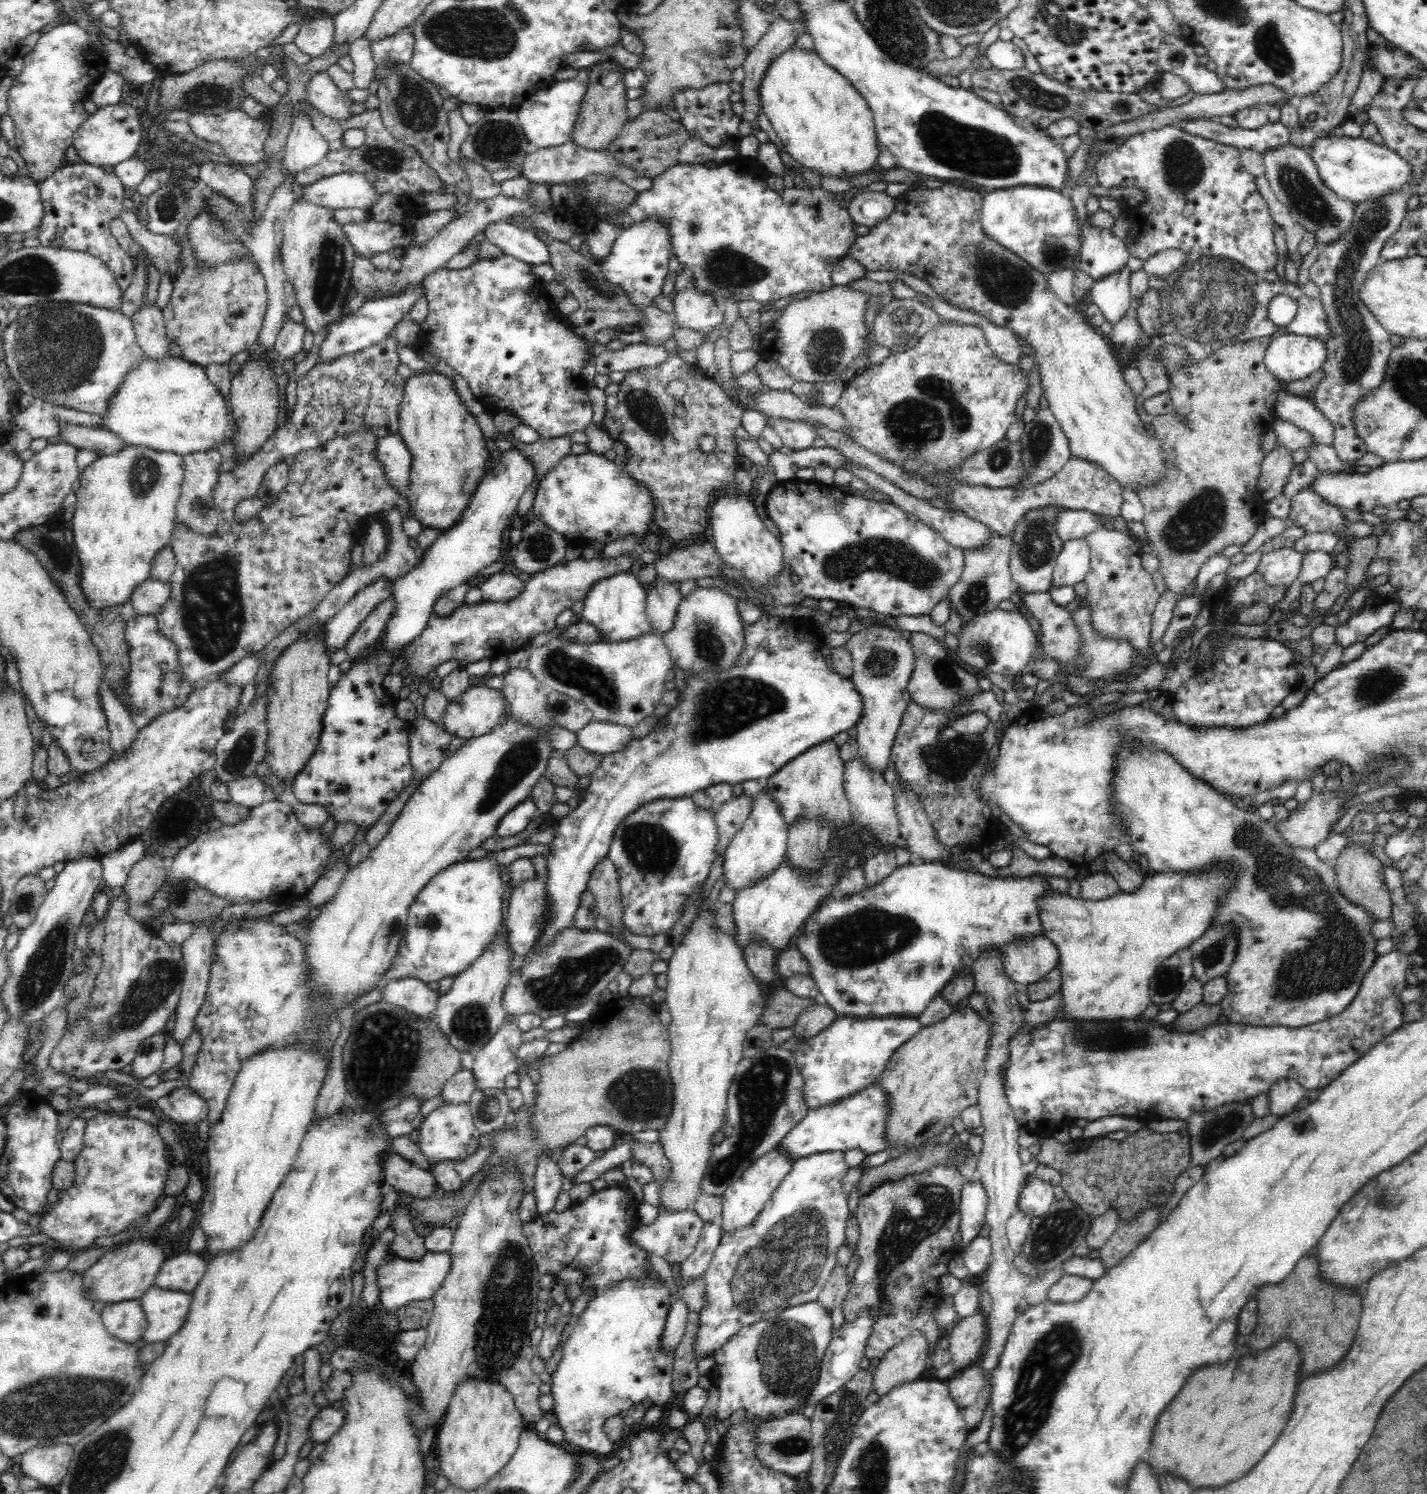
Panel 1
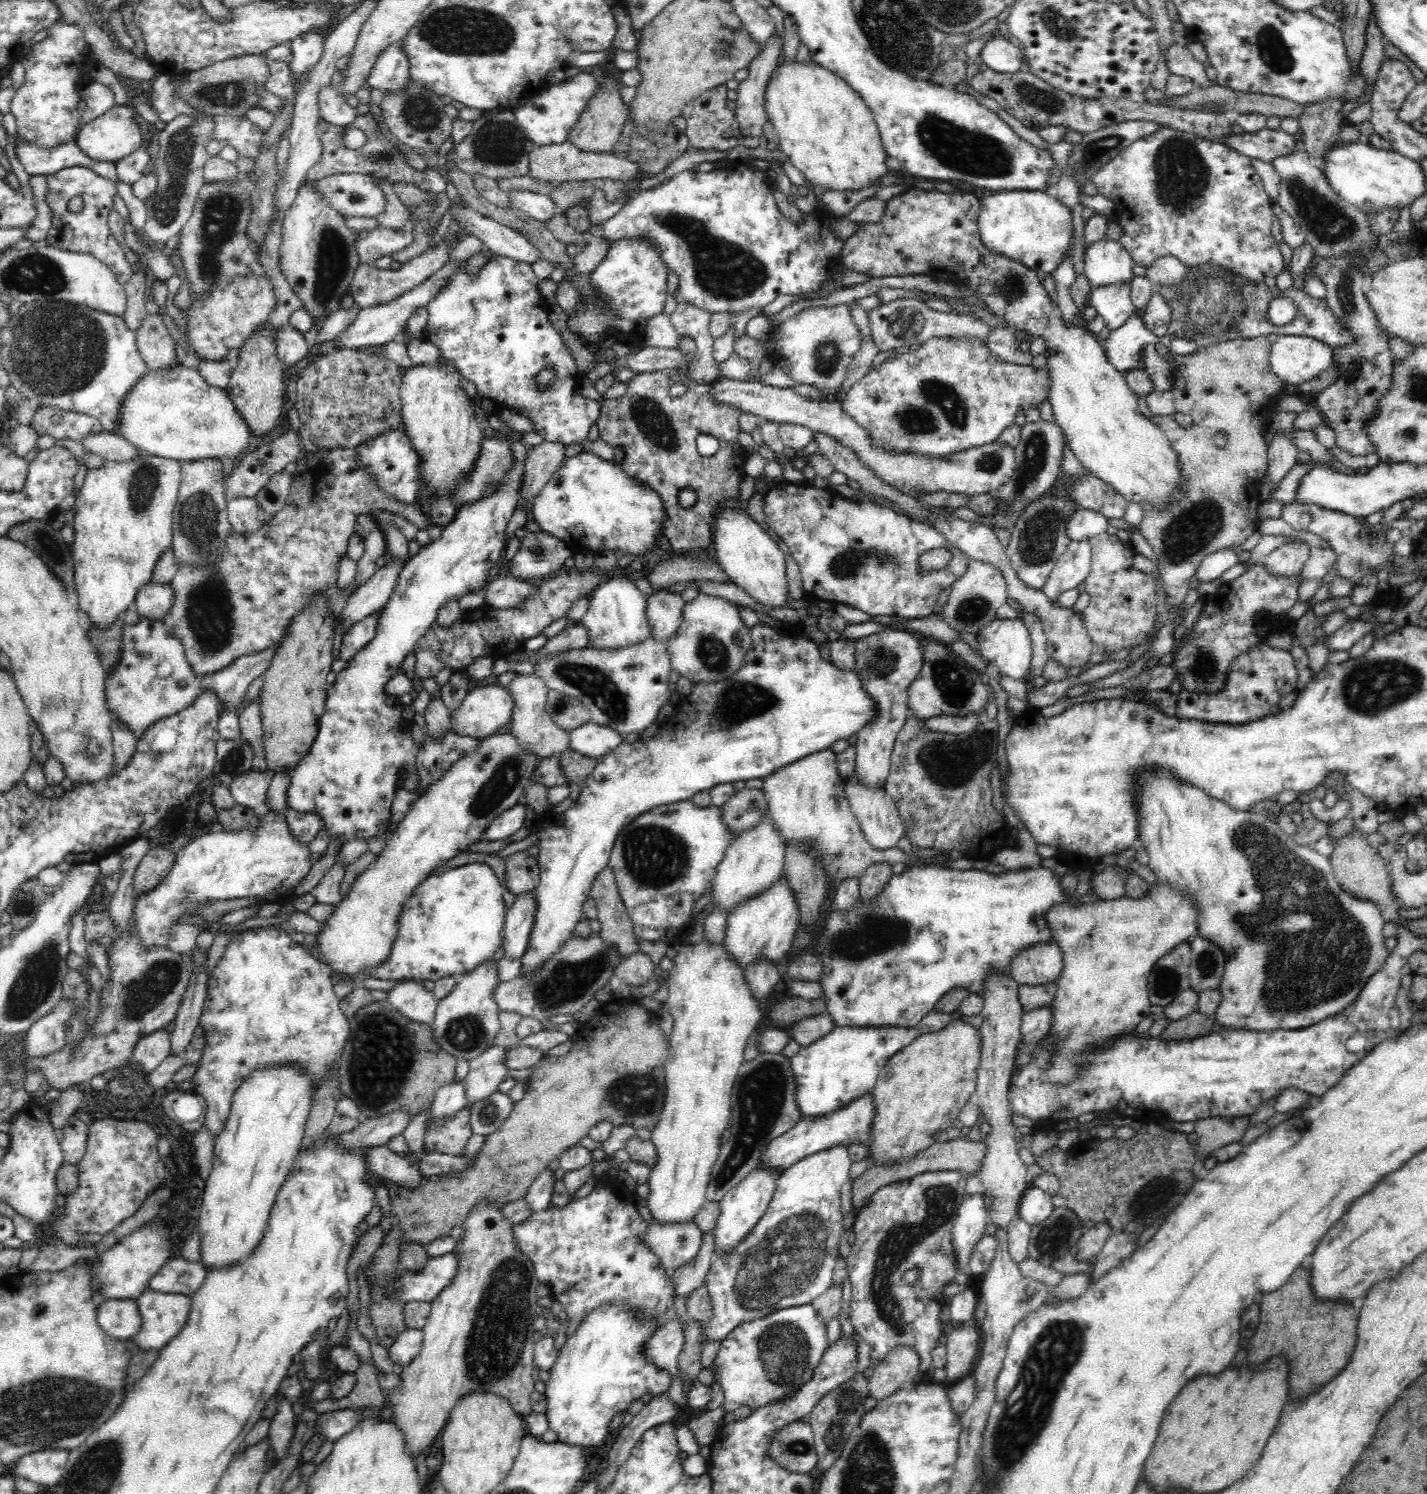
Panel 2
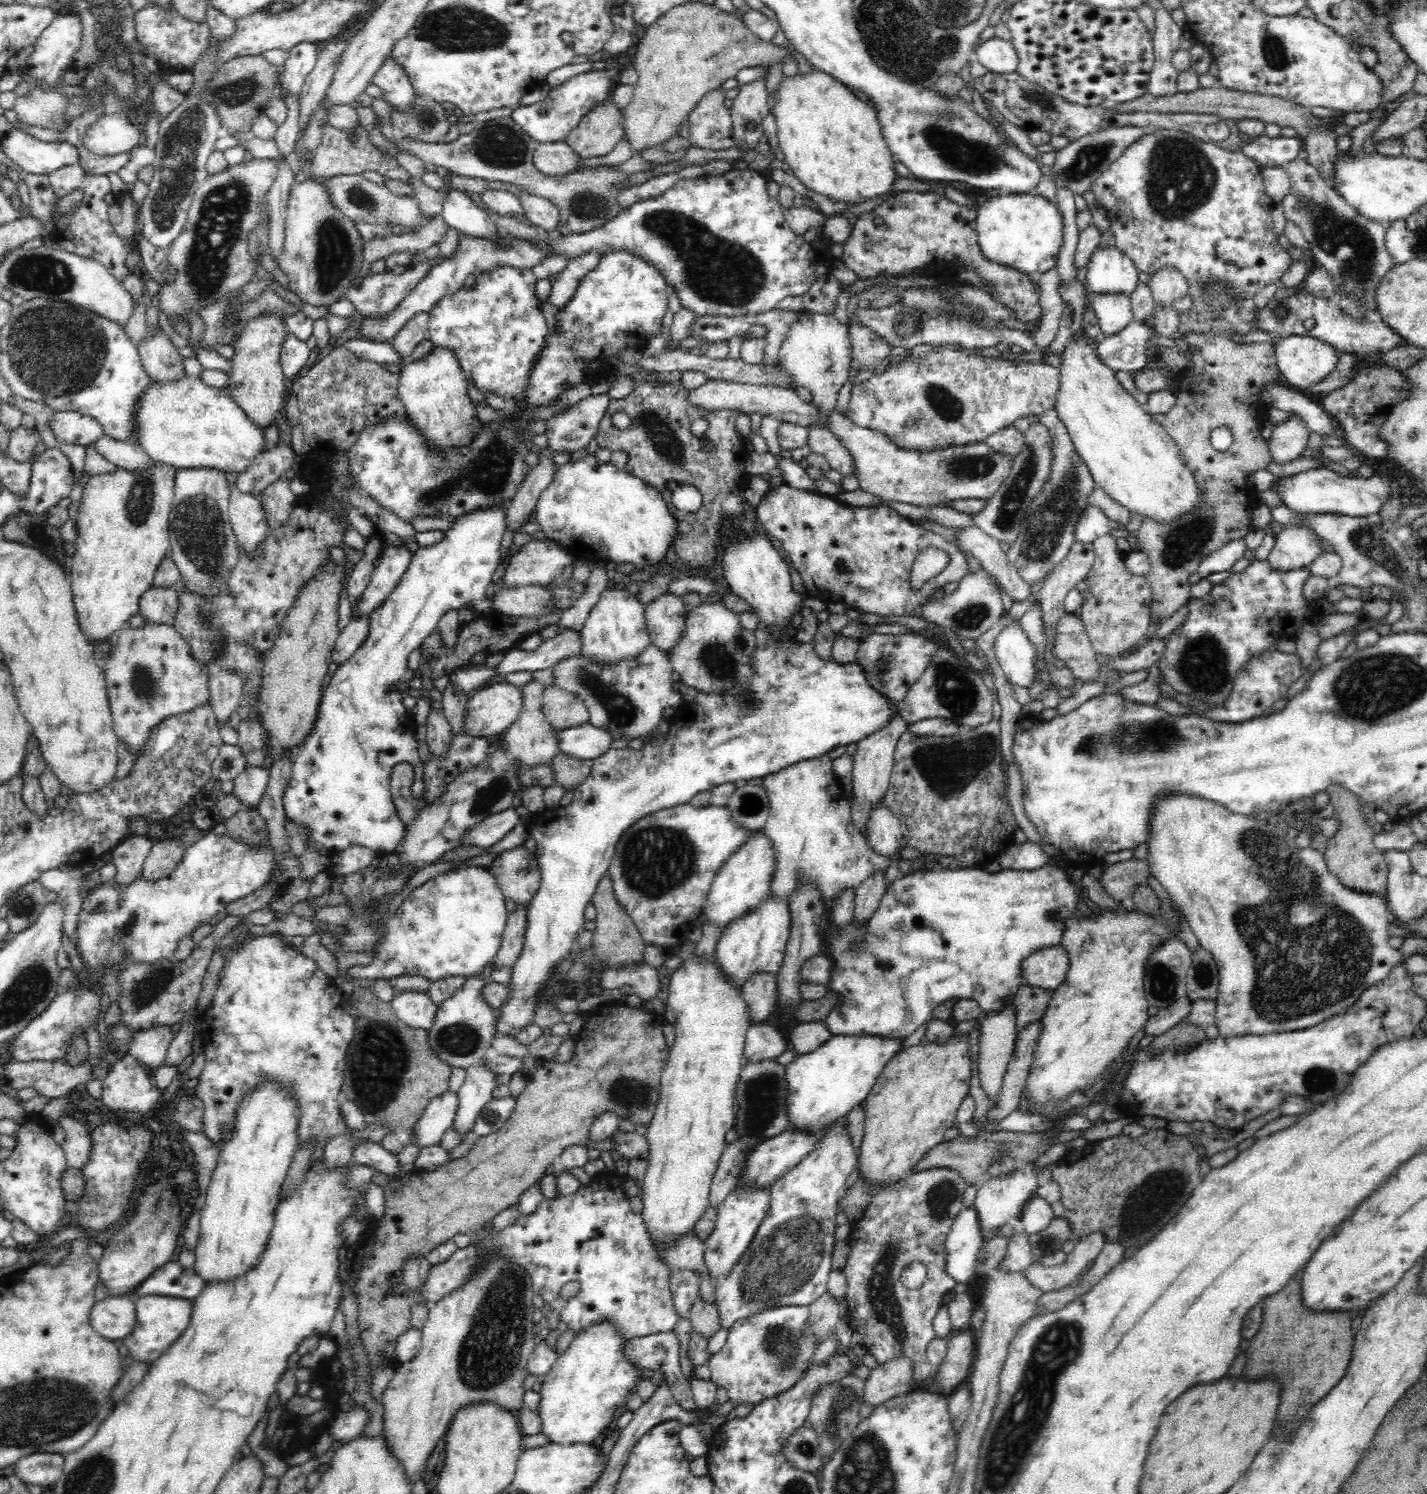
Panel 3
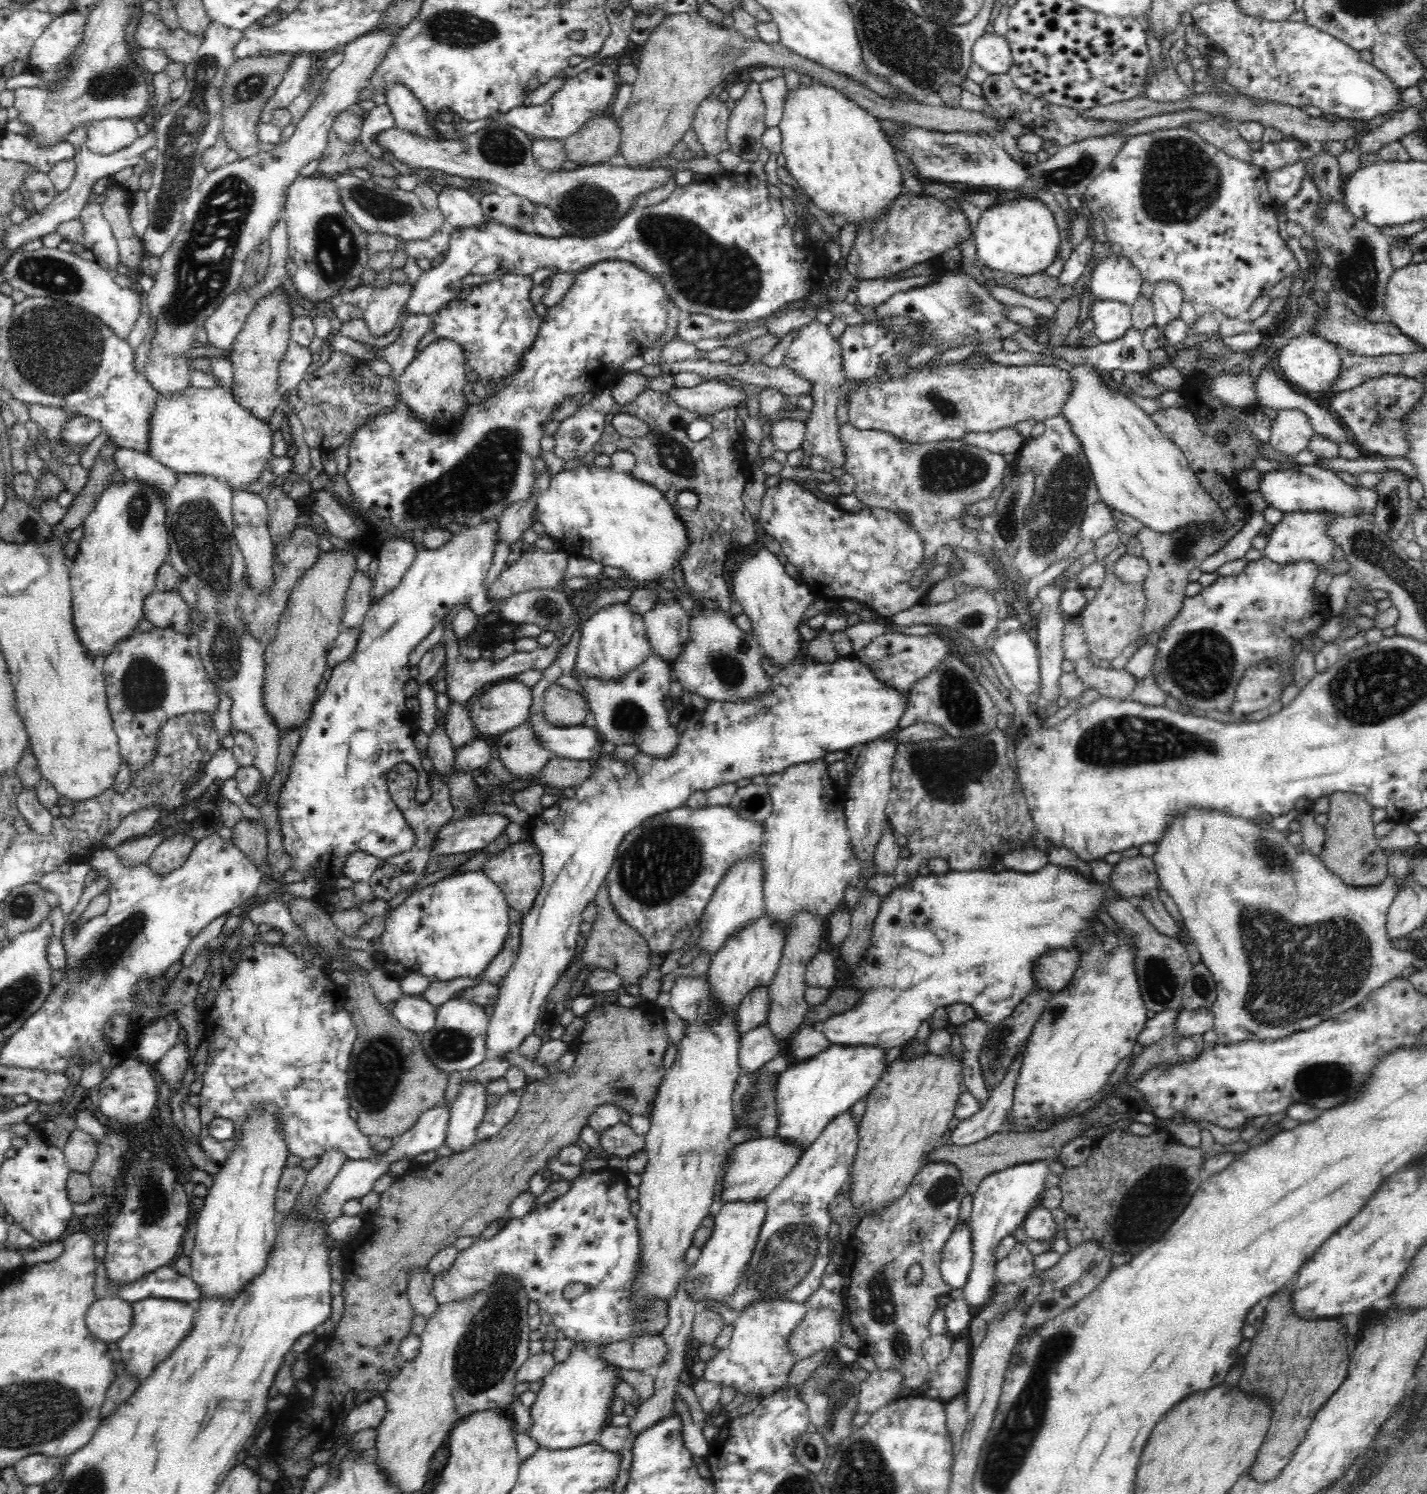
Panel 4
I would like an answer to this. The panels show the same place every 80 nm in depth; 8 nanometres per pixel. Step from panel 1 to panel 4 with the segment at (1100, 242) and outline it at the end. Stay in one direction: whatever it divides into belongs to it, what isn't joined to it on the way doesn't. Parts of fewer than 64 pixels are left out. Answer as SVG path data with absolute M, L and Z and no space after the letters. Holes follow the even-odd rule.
M1111 252L1096 265L1089 284L1094 300L1126 303L1128 307L1141 295L1143 278L1126 257Z

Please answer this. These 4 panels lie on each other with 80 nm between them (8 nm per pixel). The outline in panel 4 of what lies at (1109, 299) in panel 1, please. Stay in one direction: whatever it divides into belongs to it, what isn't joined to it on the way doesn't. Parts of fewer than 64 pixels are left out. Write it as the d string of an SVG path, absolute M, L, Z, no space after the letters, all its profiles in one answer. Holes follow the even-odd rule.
M1093 299L1089 316L1094 322L1093 333L1100 343L1122 338L1131 327L1131 308L1126 303Z

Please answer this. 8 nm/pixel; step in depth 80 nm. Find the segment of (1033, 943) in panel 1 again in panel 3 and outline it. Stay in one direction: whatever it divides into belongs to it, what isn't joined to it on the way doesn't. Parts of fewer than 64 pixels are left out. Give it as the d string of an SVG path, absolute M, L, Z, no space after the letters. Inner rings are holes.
M1055 946L1032 953L1022 962L1022 977L1030 988L1040 987L1055 991L1070 972L1070 957L1062 946Z

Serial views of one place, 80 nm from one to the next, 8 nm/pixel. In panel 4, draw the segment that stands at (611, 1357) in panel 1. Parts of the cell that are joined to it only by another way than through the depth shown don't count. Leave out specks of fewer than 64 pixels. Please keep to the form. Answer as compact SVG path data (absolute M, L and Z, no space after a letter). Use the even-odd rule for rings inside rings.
M576 1343L568 1360L555 1364L554 1370L544 1376L544 1384L528 1408L530 1428L526 1430L540 1450L572 1450L595 1443L602 1426L608 1423L610 1400L616 1396L614 1384L621 1379L613 1372L615 1366L601 1360L599 1348Z

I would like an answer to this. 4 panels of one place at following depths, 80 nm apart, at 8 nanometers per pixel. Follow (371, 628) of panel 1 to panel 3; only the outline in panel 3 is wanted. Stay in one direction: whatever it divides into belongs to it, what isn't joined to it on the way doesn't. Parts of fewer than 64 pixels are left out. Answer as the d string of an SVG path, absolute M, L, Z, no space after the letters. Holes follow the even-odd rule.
M362 615L356 620L350 620L337 637L330 654L330 662L334 662L336 665L346 662L358 650L368 634L368 615Z

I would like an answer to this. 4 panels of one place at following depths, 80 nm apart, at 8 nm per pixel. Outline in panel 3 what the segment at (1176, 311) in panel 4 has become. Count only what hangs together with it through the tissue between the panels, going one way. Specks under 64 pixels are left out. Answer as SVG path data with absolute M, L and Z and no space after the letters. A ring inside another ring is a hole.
M1170 267L1154 273L1148 285L1152 291L1154 302L1162 309L1174 308L1174 302L1186 296L1188 290L1186 279L1176 269Z

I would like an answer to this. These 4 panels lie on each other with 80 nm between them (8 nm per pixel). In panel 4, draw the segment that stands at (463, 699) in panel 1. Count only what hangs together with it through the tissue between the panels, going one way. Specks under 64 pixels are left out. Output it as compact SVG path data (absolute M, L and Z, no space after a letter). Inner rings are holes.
M515 678L496 682L487 687L487 691L472 705L472 711L469 713L474 723L475 732L482 732L485 738L492 741L499 735L526 722L531 716L532 692L532 687L530 688L526 683Z

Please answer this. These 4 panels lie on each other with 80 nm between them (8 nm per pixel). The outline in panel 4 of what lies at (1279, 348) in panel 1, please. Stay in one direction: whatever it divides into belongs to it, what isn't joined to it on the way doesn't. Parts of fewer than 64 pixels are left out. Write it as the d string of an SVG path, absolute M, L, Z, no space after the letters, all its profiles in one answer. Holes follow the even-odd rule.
M1316 334L1300 335L1289 340L1286 346L1277 352L1277 356L1278 366L1289 384L1304 394L1332 391L1342 370L1342 359L1338 355L1338 348L1334 343Z

